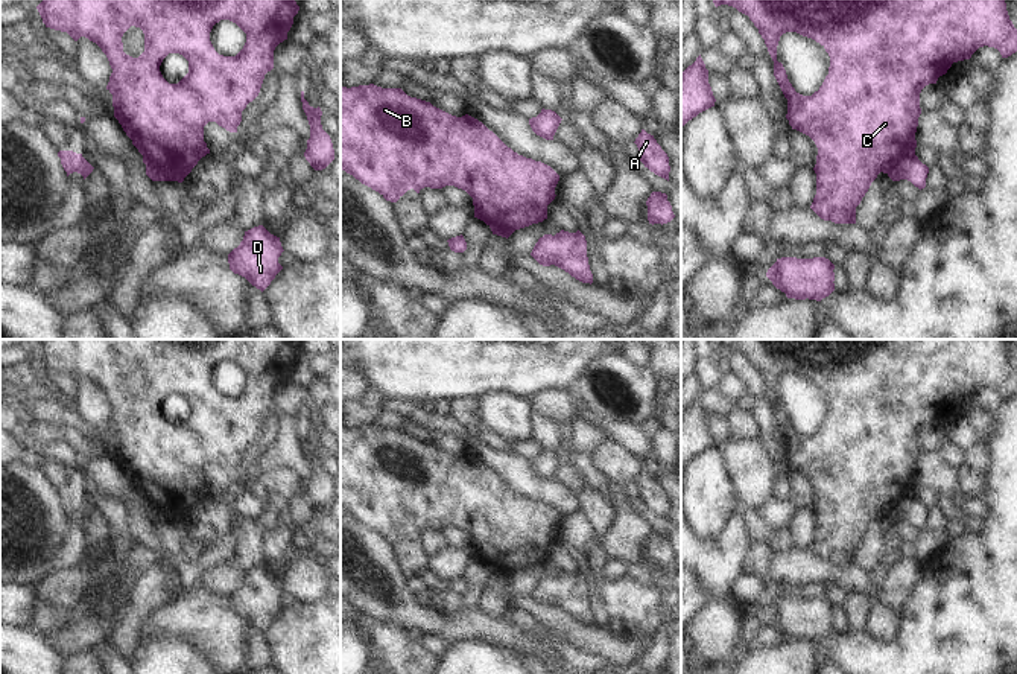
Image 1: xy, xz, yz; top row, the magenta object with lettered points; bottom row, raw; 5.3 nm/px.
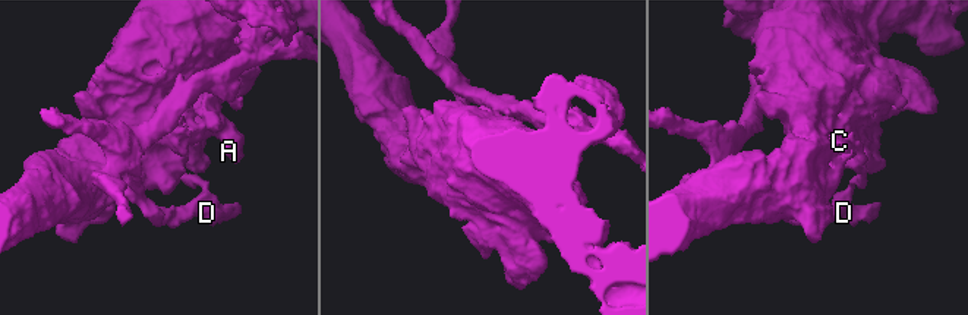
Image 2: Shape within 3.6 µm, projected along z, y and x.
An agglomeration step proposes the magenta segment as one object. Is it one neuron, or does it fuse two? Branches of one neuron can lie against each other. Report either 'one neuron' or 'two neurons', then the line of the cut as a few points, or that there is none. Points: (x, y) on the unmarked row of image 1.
two neurons; cut xy (202, 480), (201, 490), (164, 493), (154, 489), (143, 498)

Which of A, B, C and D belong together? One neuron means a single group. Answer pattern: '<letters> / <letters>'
A B C / D

